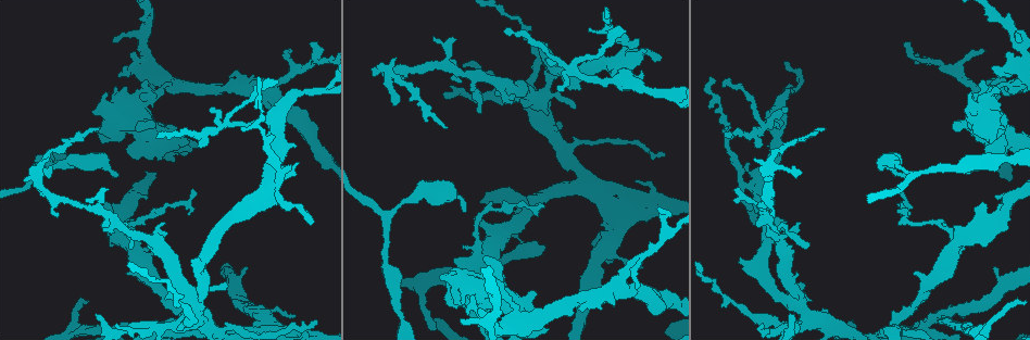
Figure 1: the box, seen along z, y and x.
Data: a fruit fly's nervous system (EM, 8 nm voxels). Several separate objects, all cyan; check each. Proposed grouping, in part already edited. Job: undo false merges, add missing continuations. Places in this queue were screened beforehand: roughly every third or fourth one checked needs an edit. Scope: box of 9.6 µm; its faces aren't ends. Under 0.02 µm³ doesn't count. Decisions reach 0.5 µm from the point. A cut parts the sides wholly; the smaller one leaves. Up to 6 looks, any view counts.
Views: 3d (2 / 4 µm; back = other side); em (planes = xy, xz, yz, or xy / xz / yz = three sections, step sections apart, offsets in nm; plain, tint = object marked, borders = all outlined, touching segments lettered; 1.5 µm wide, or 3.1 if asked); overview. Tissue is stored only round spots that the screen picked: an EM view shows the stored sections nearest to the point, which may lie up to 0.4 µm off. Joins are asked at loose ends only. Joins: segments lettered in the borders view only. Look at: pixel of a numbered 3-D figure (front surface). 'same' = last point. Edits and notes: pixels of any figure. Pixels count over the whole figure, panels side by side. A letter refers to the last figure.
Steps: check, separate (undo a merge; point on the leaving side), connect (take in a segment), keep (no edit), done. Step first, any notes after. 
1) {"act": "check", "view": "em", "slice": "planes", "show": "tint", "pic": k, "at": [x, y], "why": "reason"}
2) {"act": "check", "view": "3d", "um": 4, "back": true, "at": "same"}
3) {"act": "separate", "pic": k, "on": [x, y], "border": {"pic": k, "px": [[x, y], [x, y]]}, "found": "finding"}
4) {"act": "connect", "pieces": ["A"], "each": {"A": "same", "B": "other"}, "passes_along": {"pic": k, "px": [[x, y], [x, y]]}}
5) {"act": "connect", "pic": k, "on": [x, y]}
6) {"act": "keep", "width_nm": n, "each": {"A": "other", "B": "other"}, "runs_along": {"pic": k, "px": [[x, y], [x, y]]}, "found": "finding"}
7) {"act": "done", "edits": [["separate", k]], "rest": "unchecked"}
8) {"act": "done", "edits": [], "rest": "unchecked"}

{"act": "check", "view": "em", "slice": "xz", "step": 8, "show": "tint", "pic": 1, "at": [1011, 86], "why": "abrupt turn"}

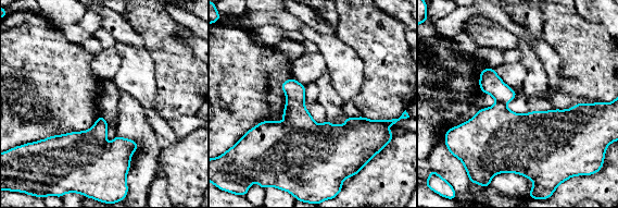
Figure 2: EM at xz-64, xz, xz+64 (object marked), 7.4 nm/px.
{"act": "check", "view": "em", "slice": "xz", "step": 8, "show": "borders", "at": "same"}

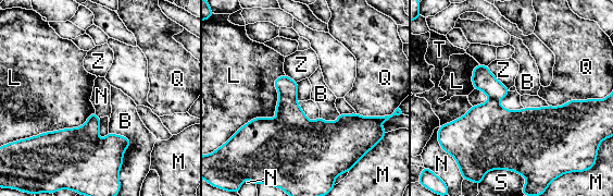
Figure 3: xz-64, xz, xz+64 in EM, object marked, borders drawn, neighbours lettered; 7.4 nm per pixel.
{"act": "separate", "pic": 3, "on": [287, 87], "each": {"B": "other", "L": "other", "M": "other", "N": "other", "Q": "other", "S": "other", "T": "other", "Z": "other"}, "border": {"pic": 3, "px": [[279, 95], [295, 99]]}, "found": "two neurons meet here"}

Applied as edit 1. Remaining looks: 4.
{"act": "check", "view": "3d", "um": 4, "pic": 1, "at": [401, 313], "why": "thin neck"}

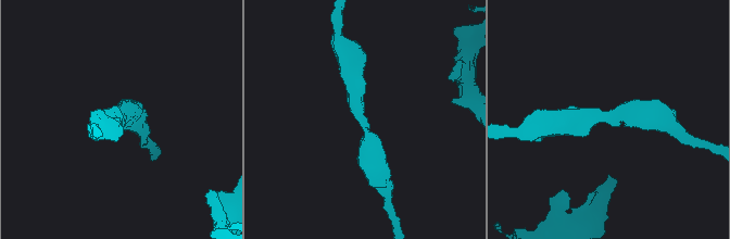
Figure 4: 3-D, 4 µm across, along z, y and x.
{"act": "check", "view": "em", "slice": "yz", "step": 8, "show": "tint", "pic": 4, "at": [360, 119], "arm_widths_nm": [320, 440]}

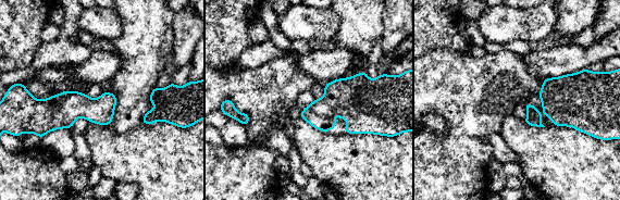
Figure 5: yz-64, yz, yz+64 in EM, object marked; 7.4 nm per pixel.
{"act": "check", "view": "em", "slice": "yz", "step": 8, "show": "borders", "at": "same"}

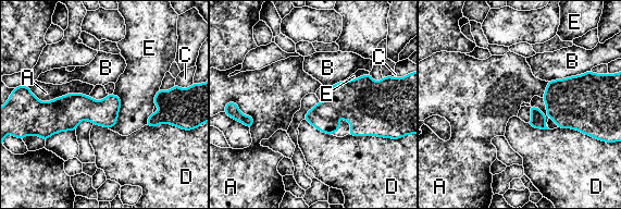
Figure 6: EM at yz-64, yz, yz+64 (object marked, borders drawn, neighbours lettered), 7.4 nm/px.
{"act": "keep", "longest_contact_nm": ["A", 420], "each": {"A": "other", "B": "other", "C": "other", "D": "other", "E": "other"}, "border": {"pic": 6, "px": [[113, 94], [120, 109], [108, 127]]}, "found": "all the same neuron"}

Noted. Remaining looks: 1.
{"act": "check", "view": "em", "slice": "planes", "show": "borders", "pic": 1, "at": [825, 129], "why": "thin end"}

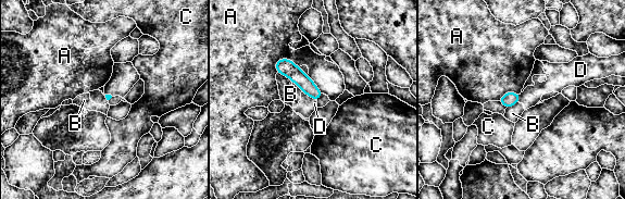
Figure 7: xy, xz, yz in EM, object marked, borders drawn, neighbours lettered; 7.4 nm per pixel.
{"act": "keep", "longest_contact_nm": ["B", 240], "each": {"A": "other", "B": "other", "C": "other", "D": "other"}, "runs_along": {"pic": 7, "px": [[280, 62], [317, 95]]}, "found": "none of them fits"}

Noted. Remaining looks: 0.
{"act": "done", "edits": [["separate", 3]], "rest": "unchecked"}

